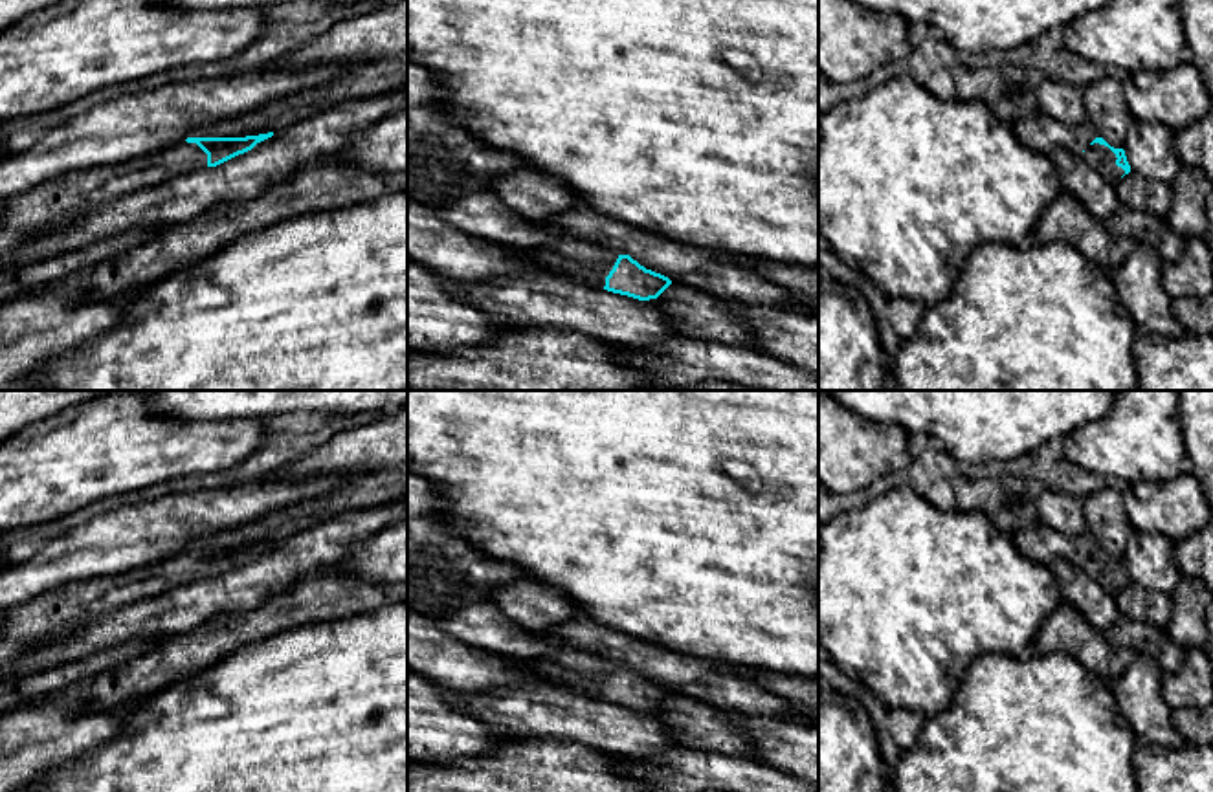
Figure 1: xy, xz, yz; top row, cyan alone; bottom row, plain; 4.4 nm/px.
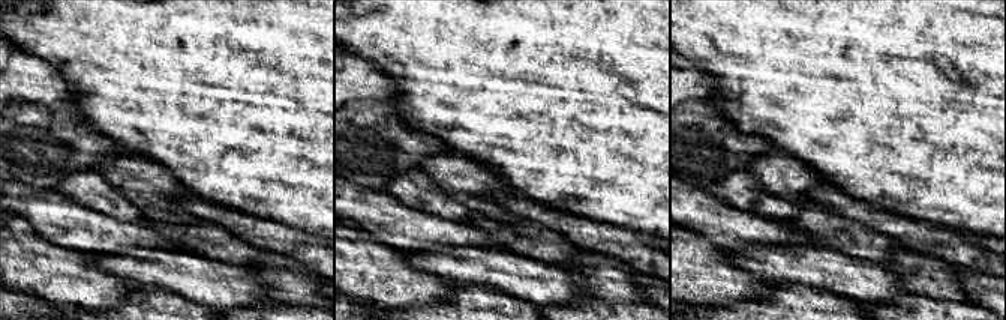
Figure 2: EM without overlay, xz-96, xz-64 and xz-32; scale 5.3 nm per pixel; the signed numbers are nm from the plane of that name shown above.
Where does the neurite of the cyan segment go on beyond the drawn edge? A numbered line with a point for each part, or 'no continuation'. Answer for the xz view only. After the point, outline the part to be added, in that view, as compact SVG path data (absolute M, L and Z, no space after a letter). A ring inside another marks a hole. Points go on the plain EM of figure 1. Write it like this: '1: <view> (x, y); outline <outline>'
1: xz (589, 675); outline M556 651L540 658L517 660L527 669L538 673L551 686L604 698L606 688L613 680L618 666L582 651Z

